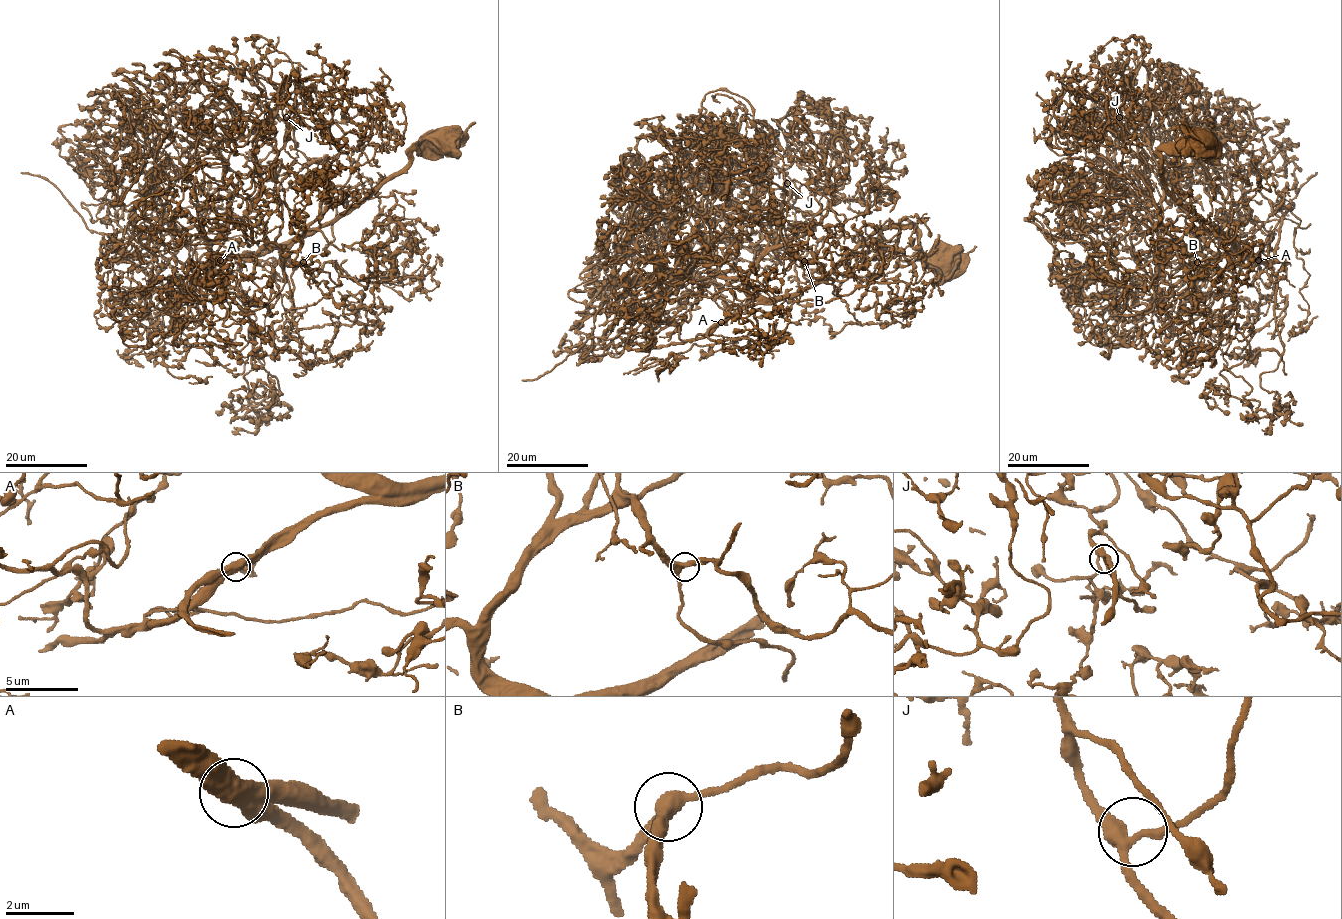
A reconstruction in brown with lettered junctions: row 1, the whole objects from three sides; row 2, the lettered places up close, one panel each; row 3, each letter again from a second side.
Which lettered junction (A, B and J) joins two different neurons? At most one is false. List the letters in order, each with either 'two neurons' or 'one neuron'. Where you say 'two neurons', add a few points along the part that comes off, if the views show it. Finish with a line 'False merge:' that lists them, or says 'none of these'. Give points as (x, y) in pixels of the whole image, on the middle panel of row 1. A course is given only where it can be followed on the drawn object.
A: one neuron
B: one neuron
J: one neuron
False merge: none of these

